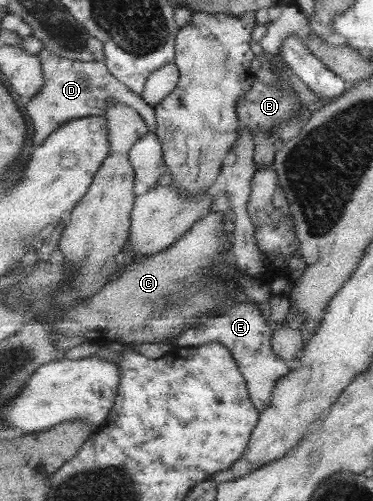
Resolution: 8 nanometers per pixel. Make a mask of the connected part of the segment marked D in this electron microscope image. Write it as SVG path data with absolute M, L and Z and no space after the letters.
M42 50L37 54L42 59L46 83L26 105L34 124L34 144L41 146L62 124L86 116L106 116L111 103L120 102L134 108L145 120L151 133L157 133L158 120L155 107L142 95L133 92L126 84L111 74L102 61L79 61L59 56L56 52Z

